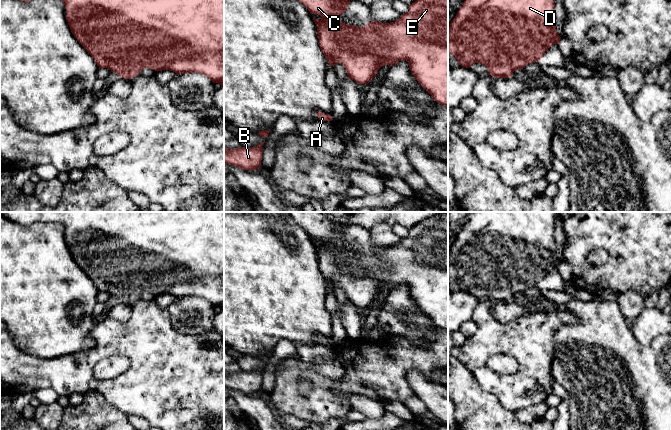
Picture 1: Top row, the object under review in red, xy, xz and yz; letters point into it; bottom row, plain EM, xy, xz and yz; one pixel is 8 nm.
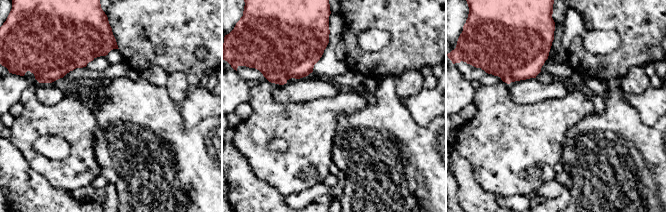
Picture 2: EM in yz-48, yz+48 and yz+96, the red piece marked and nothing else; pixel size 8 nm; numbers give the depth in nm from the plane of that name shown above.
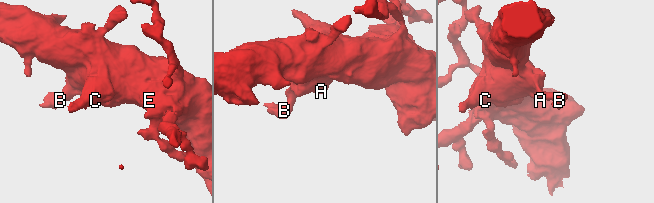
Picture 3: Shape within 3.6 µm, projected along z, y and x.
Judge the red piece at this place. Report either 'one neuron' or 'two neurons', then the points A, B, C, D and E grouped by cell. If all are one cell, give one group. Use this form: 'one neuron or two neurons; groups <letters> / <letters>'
one neuron; groups A B C D E

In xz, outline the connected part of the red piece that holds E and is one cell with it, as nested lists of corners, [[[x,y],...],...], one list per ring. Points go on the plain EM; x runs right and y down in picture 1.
[[[288,212],[295,222],[302,227],[311,238],[318,238],[321,244],[313,242],[319,263],[319,270],[328,288],[333,290],[341,287],[348,303],[357,308],[368,308],[378,294],[388,289],[389,292],[399,285],[406,284],[418,307],[441,329],[448,330],[448,213],[438,214],[427,218],[409,229],[409,235],[400,240],[395,246],[382,247],[372,244],[364,251],[348,249],[339,242],[347,235],[351,227],[346,223],[334,222],[327,212]]]

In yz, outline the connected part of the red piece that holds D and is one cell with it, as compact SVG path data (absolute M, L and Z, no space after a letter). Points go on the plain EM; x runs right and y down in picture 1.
M469 212L467 222L451 245L448 252L448 280L454 279L459 289L470 292L473 287L481 287L488 293L488 299L495 302L510 302L514 295L541 284L543 278L554 268L559 268L561 261L556 255L554 238L554 215L556 212Z

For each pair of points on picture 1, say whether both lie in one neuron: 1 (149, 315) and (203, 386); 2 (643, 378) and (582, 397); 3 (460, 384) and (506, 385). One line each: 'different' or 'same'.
1: same
2: same
3: different

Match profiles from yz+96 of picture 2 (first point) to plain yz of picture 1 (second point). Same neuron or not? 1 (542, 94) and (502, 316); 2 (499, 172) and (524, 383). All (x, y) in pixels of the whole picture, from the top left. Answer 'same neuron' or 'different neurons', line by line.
1: same neuron
2: same neuron

